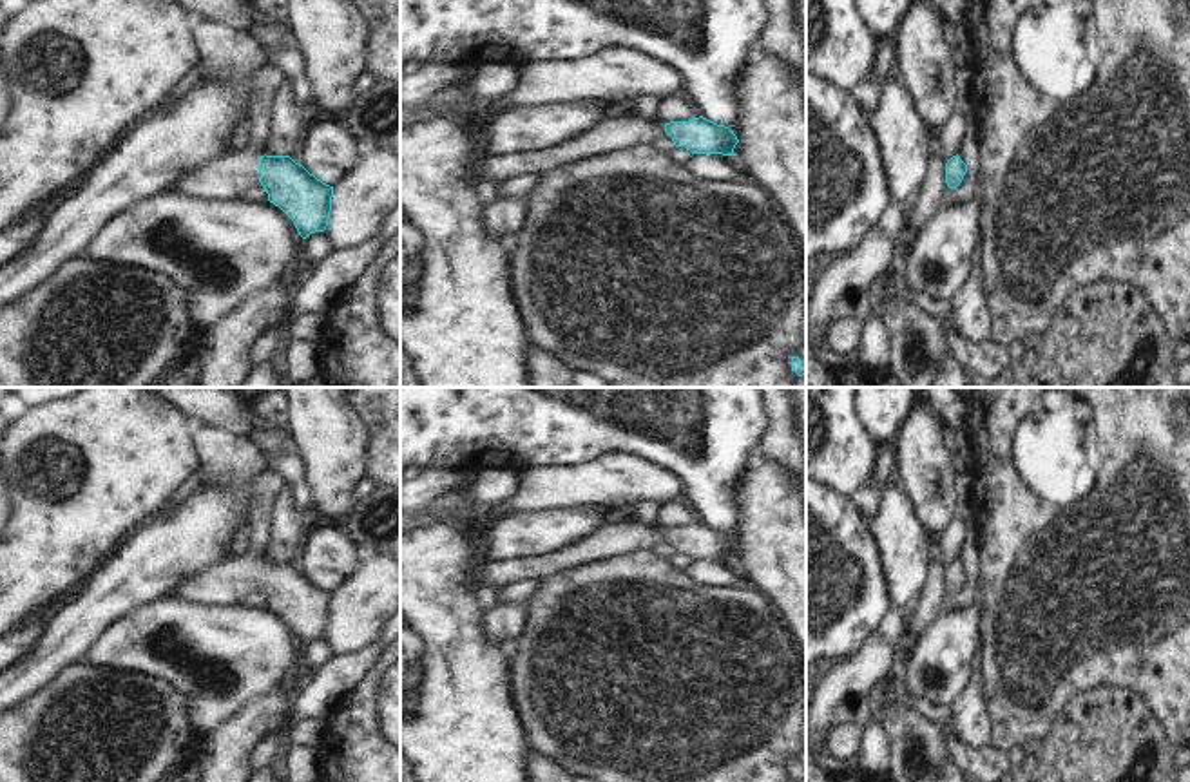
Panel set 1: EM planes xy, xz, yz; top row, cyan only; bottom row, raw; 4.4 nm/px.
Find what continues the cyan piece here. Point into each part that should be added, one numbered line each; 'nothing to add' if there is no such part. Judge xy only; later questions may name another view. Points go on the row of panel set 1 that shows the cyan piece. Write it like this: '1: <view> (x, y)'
1: xy (227, 178)

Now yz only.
nothing to add

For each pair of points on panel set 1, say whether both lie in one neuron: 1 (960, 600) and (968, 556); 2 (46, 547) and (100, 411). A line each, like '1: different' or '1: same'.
1: same
2: same

